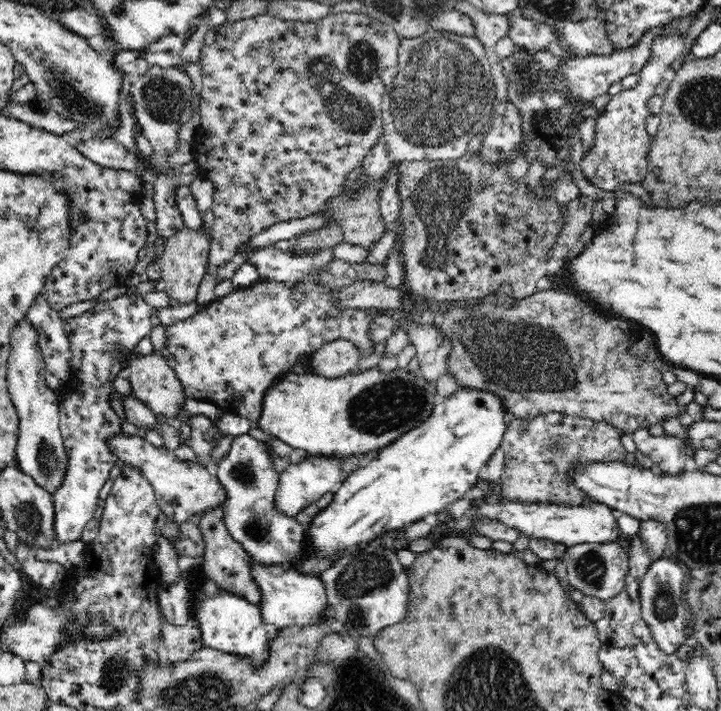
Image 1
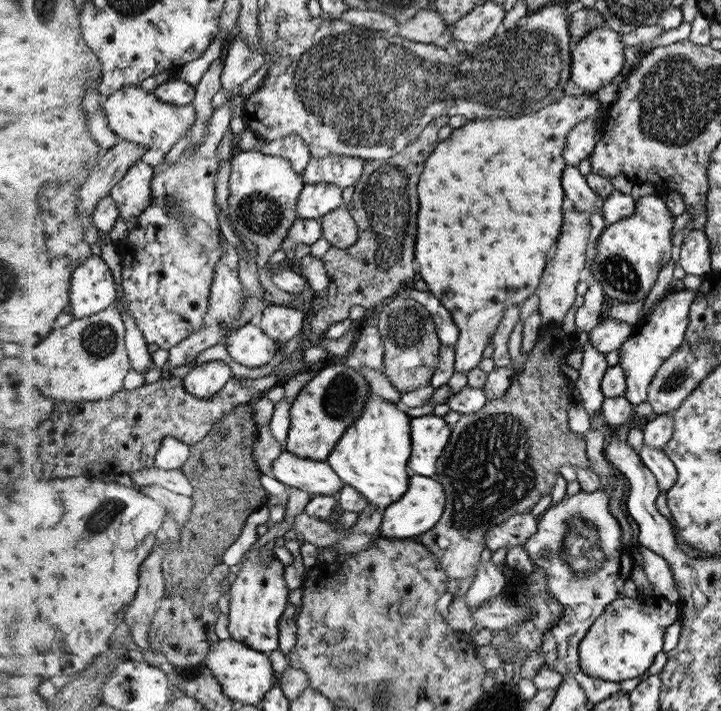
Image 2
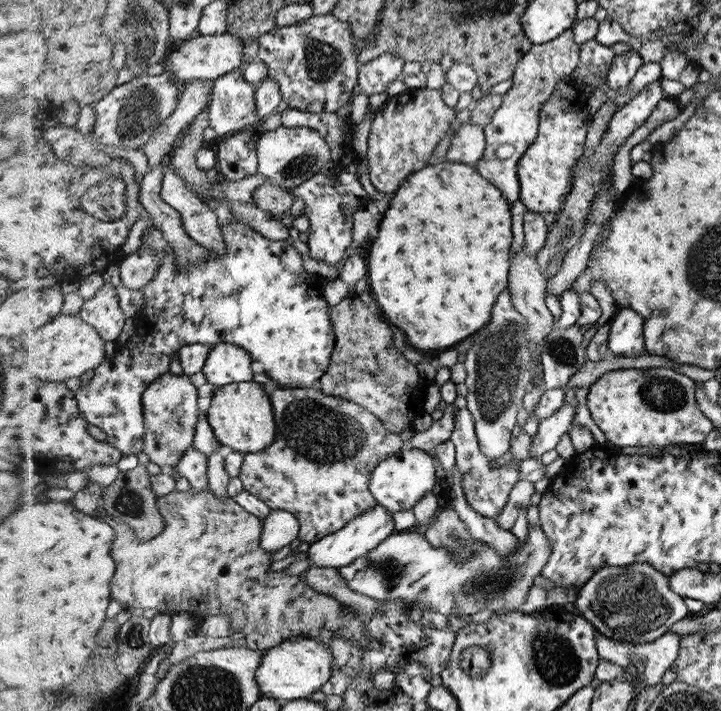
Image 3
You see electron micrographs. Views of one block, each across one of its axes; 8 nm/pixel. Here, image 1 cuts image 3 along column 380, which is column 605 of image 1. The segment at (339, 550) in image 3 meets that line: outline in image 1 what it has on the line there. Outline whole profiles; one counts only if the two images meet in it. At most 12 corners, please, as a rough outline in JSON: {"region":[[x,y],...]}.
{"region":[[478,480],[484,502],[457,504],[439,534],[486,518],[570,548],[622,537],[605,505],[523,504]]}

